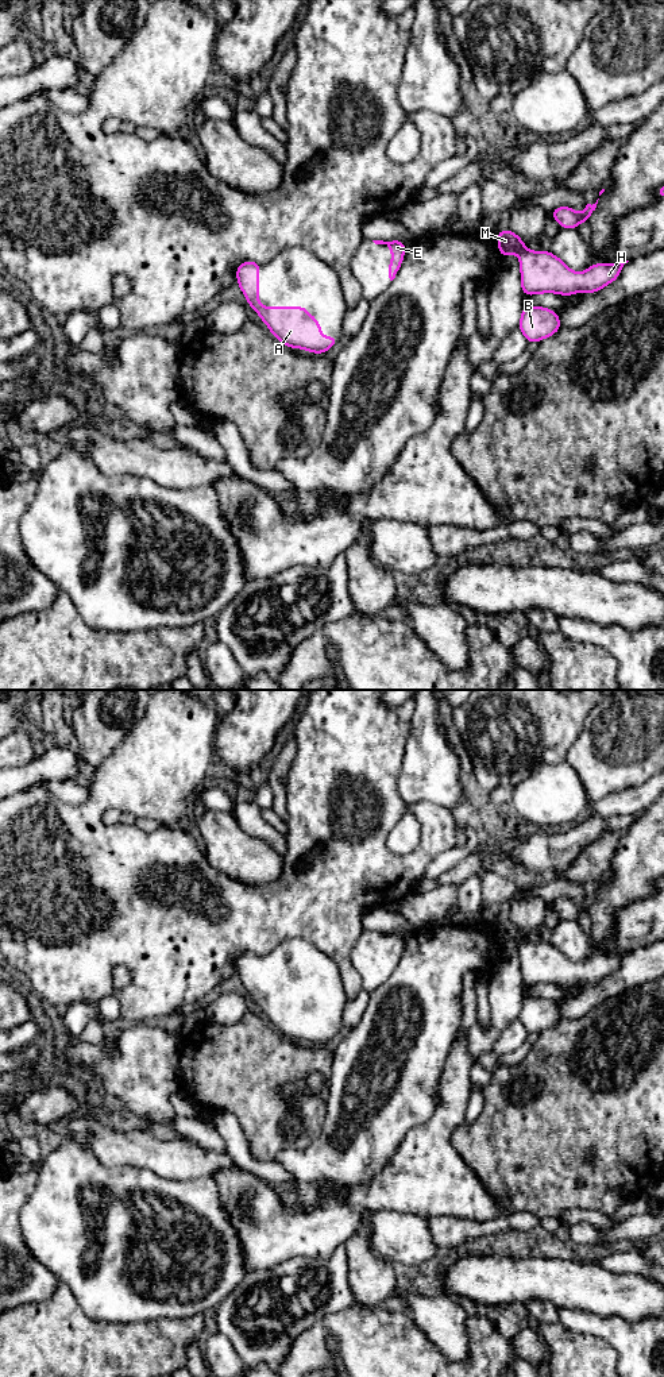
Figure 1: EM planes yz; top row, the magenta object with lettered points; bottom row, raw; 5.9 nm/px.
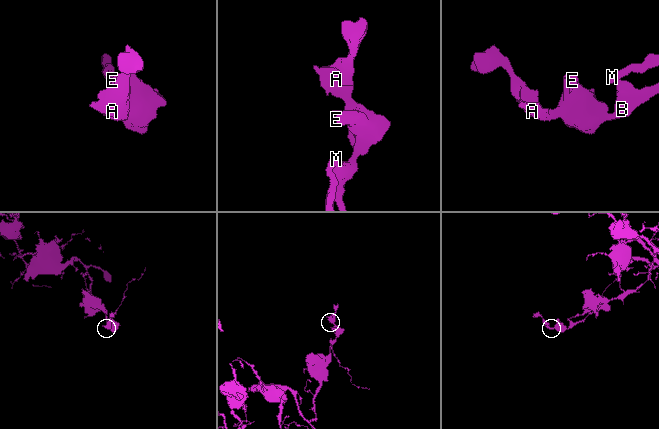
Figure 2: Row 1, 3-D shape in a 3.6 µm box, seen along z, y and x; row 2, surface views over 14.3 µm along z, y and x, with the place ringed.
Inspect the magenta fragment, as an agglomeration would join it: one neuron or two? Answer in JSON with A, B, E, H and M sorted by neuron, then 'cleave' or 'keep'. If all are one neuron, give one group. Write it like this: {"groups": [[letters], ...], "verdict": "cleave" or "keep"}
{"groups": [["A", "B", "E", "H"], ["M"]], "verdict": "cleave"}

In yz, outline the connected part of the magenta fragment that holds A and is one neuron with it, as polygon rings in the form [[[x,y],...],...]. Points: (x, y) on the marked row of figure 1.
[[[254,261],[240,263],[236,267],[238,286],[274,338],[289,348],[301,348],[312,354],[325,354],[339,342],[333,336],[321,335],[321,324],[305,306],[262,306],[259,271],[260,265]]]

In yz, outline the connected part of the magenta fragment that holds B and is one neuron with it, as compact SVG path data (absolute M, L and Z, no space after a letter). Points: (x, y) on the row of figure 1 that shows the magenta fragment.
M522 306L518 329L528 343L540 343L543 339L555 335L560 328L560 319L555 310L544 306Z

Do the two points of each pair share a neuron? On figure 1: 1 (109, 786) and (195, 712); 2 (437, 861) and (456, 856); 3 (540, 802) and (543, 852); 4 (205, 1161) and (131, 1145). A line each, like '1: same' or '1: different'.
1: same
2: same
3: different
4: same

